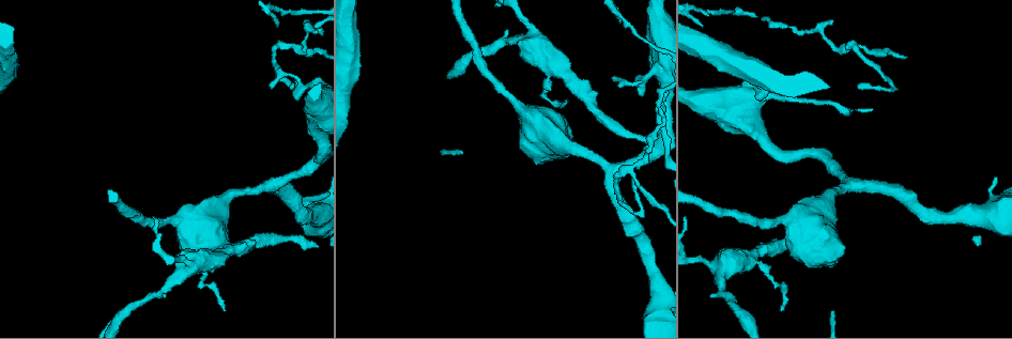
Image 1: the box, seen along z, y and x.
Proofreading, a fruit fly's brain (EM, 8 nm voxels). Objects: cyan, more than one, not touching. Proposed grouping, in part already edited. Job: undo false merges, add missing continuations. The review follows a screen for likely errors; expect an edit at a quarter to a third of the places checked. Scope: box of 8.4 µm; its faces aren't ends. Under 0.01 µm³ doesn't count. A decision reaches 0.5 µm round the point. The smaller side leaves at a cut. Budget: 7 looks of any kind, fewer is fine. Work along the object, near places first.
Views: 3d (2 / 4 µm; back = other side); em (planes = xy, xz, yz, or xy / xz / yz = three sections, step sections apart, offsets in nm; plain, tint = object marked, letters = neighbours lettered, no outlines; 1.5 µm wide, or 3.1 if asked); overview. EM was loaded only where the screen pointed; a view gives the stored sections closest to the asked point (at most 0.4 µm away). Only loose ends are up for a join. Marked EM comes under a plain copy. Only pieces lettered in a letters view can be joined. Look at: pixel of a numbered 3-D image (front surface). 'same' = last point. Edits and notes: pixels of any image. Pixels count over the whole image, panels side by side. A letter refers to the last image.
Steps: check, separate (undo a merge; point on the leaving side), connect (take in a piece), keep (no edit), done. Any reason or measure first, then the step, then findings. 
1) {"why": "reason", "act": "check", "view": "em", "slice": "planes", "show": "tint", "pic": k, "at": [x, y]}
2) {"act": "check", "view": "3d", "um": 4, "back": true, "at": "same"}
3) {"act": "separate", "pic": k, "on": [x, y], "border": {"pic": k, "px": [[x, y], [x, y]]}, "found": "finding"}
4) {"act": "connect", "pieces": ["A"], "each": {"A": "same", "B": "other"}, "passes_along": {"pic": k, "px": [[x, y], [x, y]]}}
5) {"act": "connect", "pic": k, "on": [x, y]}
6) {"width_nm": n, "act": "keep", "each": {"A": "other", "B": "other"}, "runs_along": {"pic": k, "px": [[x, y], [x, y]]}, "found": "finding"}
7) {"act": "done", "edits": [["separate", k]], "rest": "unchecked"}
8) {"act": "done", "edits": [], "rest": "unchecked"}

{"why": "two arms in line, one across", "act": "check", "view": "3d", "um": 2, "pic": 1, "at": [289, 48]}

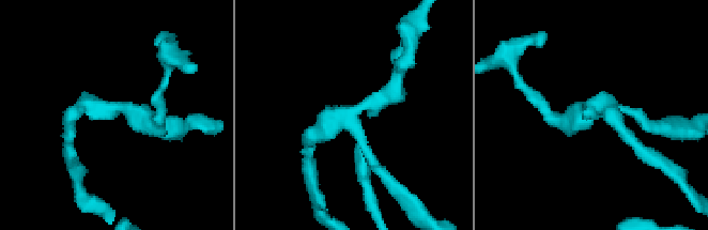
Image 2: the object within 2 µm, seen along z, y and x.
{"arms": 3, "act": "check", "view": "em", "slice": "yz", "step": 4, "show": "tint", "pic": 2, "at": [350, 113]}

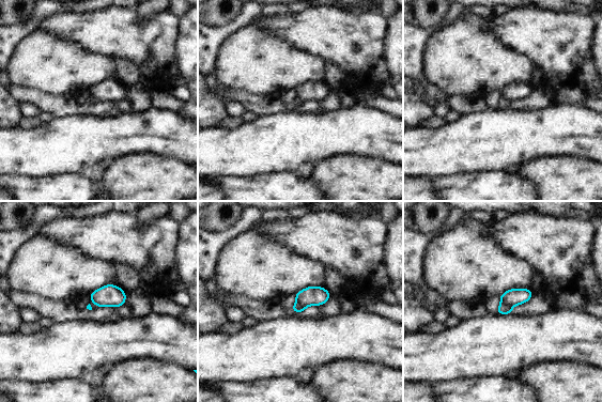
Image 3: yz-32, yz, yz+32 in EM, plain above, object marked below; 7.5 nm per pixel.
{"why": "cut it another way", "act": "check", "view": "em", "slice": "xz", "step": 8, "show": "letters", "at": "same"}

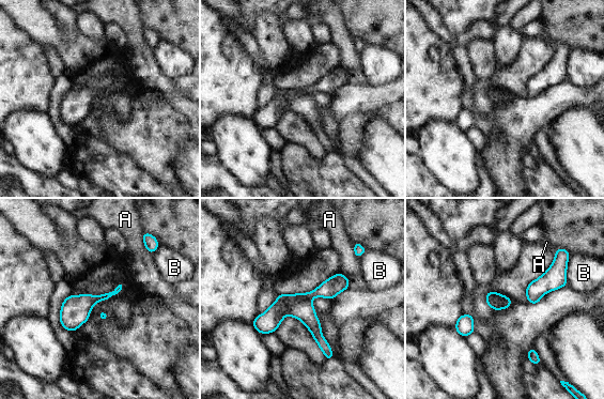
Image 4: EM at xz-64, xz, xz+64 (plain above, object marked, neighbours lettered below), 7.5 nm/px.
{"act": "separate", "pic": 4, "on": [302, 309], "each": {"A": "other", "B": "other"}, "part_leaving": {"pic": 4, "px": [[279, 296], [311, 321], [329, 356]]}, "found": "a second neuron is stuck on"}

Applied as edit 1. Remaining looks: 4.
{"why": "redraw", "act": "check", "view": "overview"}

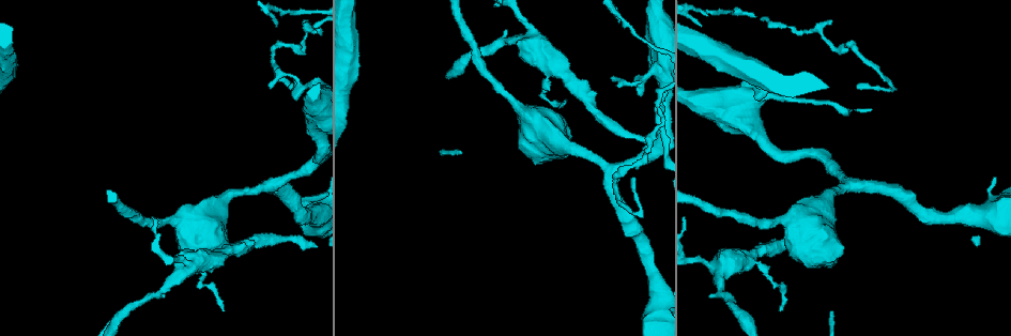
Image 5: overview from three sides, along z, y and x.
{"why": "branch stops here", "act": "check", "view": "em", "slice": "xy", "step": 4, "show": "tint", "pic": 5, "at": [612, 77]}

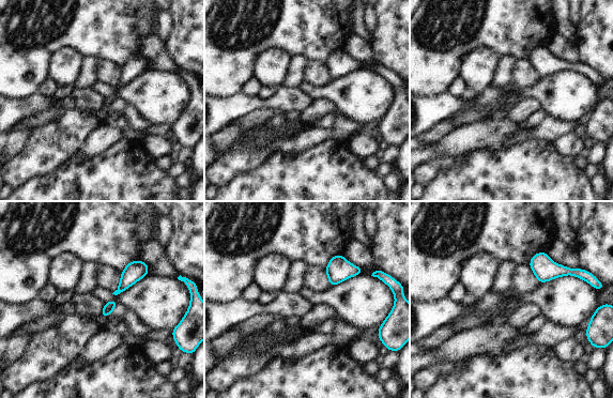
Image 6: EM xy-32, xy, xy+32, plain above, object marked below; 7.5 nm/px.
{"act": "check", "view": "em", "slice": "planes", "show": "letters", "at": "same"}

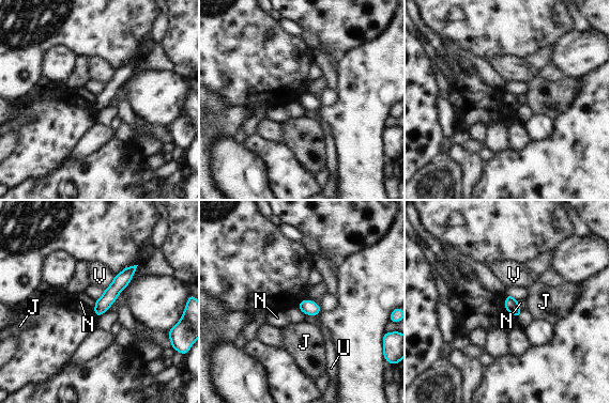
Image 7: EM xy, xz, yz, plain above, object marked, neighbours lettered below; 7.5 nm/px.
{"width_nm": 100, "act": "keep", "each": {"J": "other", "N": "other", "U": "other", "V": "other"}, "border": {"pic": 7, "px": [[95, 300], [93, 312]]}, "found": "none of them fits"}

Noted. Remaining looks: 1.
{"act": "done", "edits": [["separate", 4]], "rest": "unchecked"}

